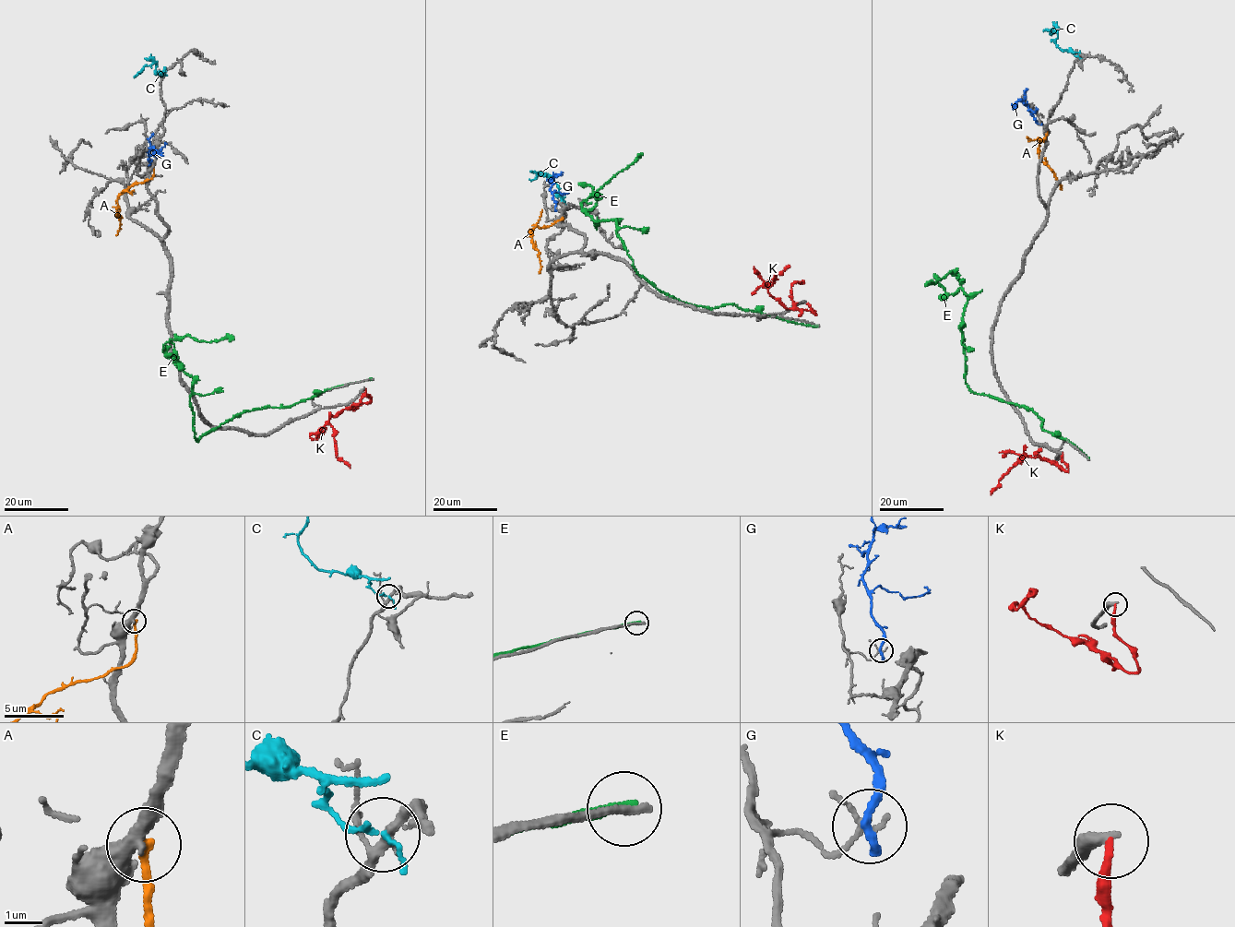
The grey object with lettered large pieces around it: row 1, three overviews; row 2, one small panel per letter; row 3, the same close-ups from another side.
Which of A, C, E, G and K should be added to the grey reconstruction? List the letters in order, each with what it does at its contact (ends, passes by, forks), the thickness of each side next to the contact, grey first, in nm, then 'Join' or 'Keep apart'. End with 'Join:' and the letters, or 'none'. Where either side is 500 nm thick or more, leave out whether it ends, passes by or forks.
A: It ends there. Thickness 420 nm (grey) against 240 nm. Keep apart
C: It passes by. Thickness 240 nm (grey) against 120 nm. Keep apart
E: It ends there. Thickness 280 nm (grey) against 280 nm. Keep apart
G: It ends there. Thickness 150 nm (grey) against 280 nm. Keep apart
K: It ends there. Thickness 320 nm (grey) against 200 nm. Keep apart
Join: none

